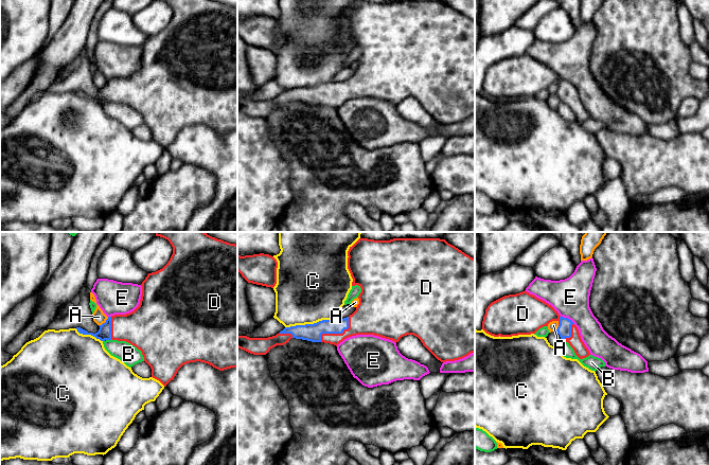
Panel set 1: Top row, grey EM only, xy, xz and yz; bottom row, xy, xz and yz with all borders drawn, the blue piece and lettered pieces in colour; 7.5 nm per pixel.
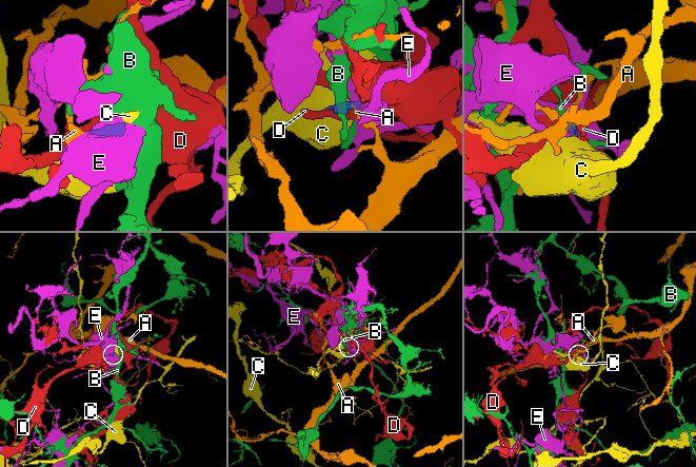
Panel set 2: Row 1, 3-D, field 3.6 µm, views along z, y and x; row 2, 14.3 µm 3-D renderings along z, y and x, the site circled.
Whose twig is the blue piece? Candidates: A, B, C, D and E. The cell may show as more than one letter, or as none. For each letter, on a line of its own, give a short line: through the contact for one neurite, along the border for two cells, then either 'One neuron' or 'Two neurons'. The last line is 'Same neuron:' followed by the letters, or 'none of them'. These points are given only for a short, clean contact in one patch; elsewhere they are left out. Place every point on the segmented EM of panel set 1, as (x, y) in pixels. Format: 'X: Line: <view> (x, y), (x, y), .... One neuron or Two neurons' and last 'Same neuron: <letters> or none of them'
A: Line: xy (108, 317), (99, 325). Two neurons
B: Line: xy (106, 339), (110, 340). Two neurons
C: Line: xz (332, 318), (285, 327). Two neurons
D: One neuron
E: Line: yz (561, 316), (567, 317), (574, 323). Two neurons
Same neuron: D

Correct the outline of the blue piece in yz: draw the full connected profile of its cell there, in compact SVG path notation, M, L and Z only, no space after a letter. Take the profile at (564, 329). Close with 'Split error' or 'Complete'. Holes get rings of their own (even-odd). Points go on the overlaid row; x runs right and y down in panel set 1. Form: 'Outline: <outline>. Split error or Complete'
Outline: M526 290L492 302L485 309L482 329L494 337L531 335L552 321L559 322L557 334L569 343L580 359L590 355L574 323Z. Split error

